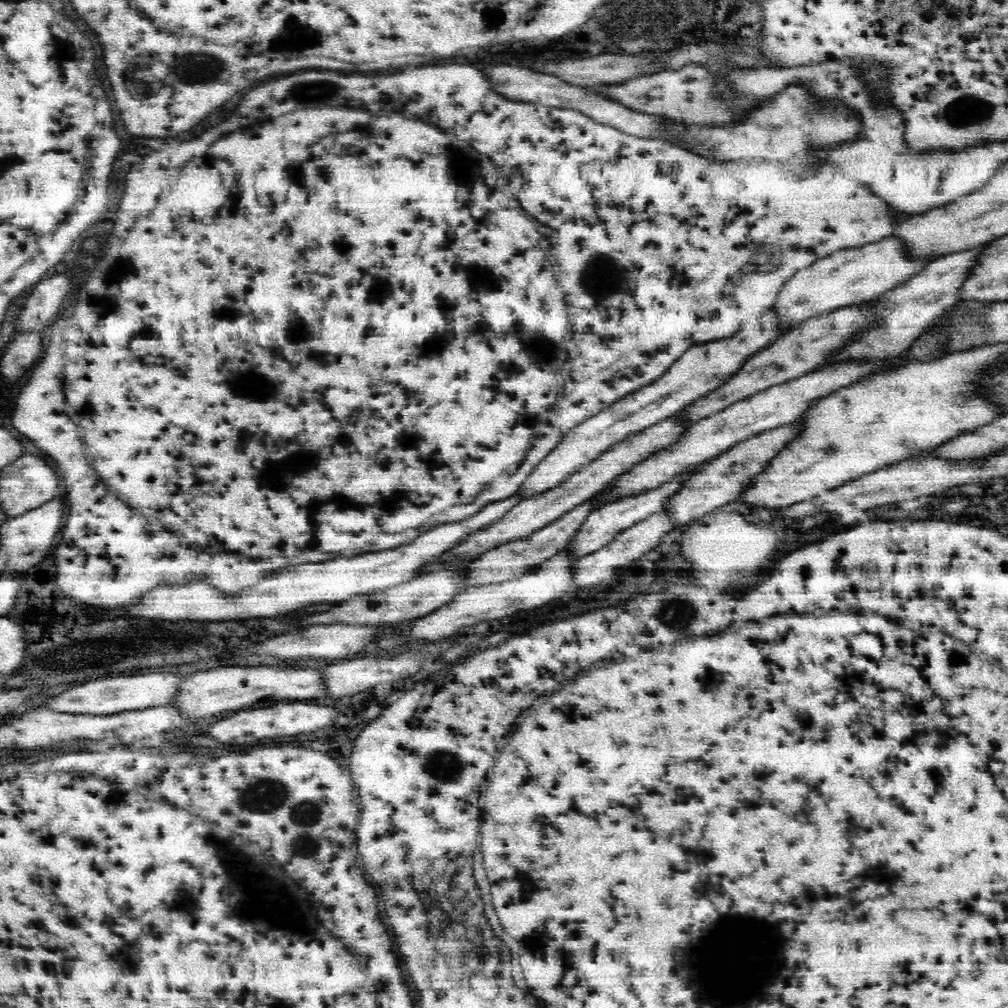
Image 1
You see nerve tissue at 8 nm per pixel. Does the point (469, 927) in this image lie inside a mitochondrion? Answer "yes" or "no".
yes

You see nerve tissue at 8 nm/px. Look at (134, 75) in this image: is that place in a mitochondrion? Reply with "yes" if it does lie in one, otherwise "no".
yes

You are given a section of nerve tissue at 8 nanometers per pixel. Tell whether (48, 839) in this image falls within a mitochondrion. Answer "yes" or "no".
no

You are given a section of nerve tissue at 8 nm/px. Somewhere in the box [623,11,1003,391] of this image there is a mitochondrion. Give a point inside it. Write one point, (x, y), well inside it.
(962, 112)

